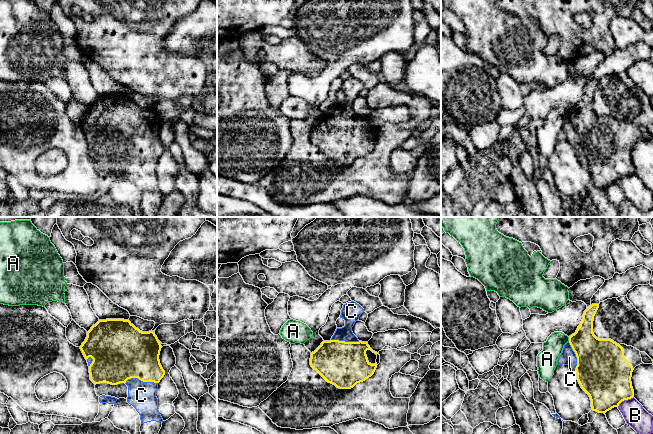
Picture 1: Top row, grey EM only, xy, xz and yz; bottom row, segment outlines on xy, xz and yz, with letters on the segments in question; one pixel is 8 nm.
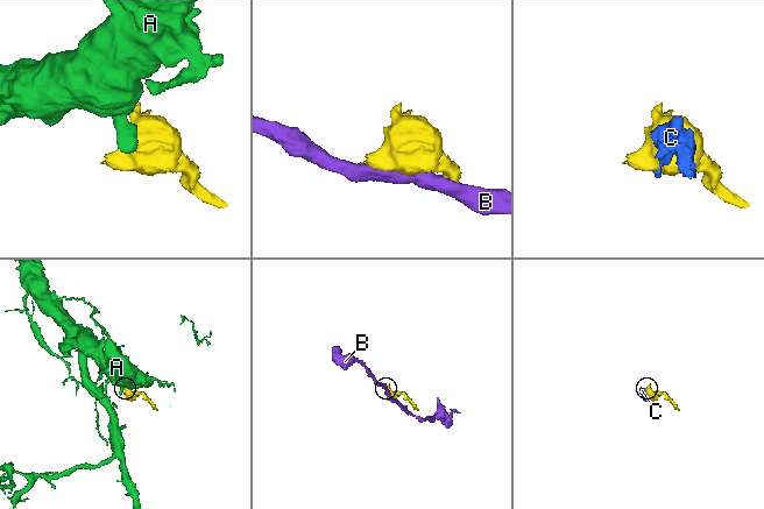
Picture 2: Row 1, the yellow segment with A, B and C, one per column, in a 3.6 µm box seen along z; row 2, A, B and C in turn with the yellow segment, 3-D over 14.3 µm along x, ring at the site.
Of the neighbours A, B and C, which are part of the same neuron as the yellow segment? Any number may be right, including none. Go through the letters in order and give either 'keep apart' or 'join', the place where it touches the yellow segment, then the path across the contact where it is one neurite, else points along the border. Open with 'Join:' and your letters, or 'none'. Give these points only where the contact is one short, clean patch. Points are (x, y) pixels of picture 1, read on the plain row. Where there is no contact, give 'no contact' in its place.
Join: C
A: keep apart; contact yz (569, 115); border yz (568, 113), (569, 116)
B: keep apart; contact yz (625, 175)
C: join; contact xy (141, 156)

